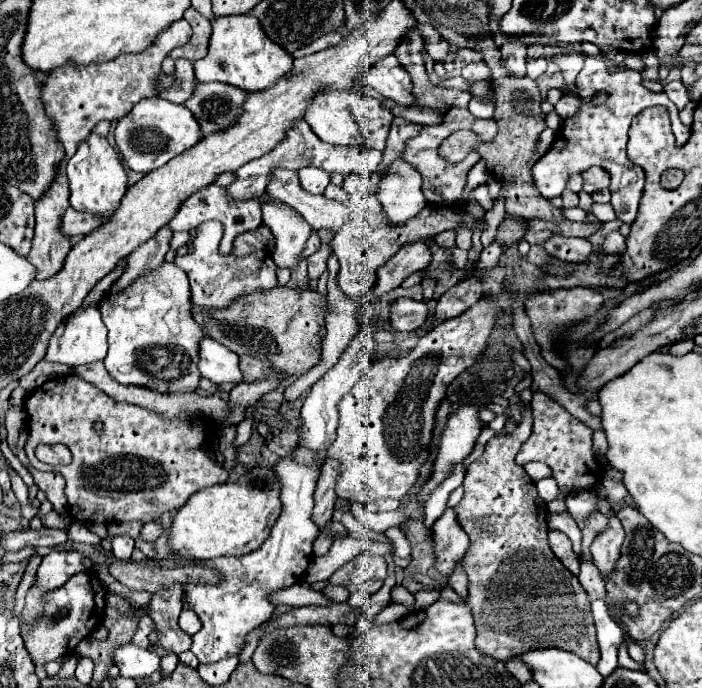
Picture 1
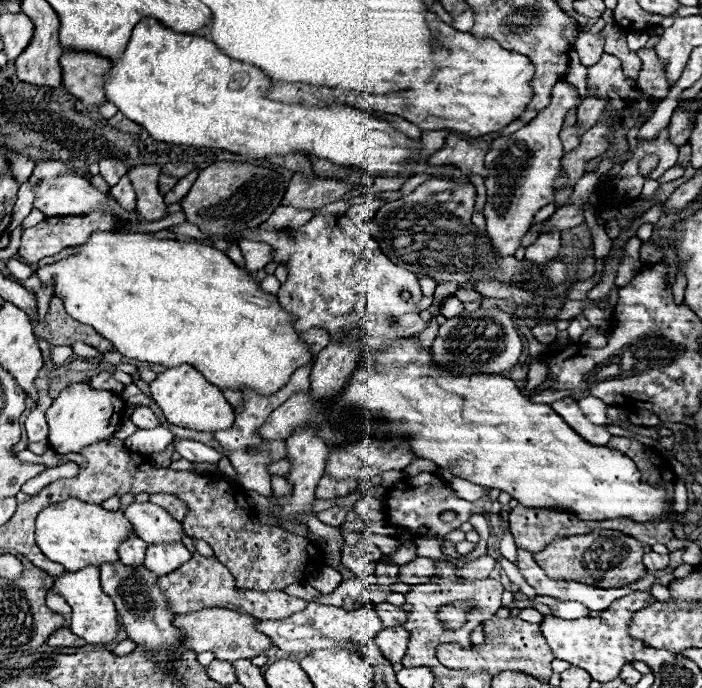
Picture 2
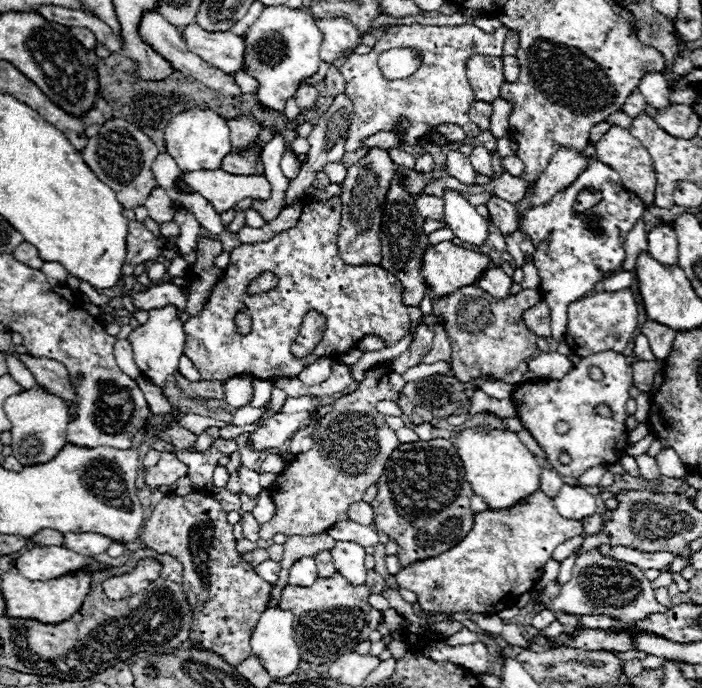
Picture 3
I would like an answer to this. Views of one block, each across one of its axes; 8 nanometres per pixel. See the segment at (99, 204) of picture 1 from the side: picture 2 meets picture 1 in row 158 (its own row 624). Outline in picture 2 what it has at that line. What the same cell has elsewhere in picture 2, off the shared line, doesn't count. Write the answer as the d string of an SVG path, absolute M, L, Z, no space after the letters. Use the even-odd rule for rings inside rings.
M84 568L78 570L76 574L66 572L64 576L54 578L54 590L60 592L66 602L72 608L72 620L70 620L70 630L80 636L82 640L86 640L86 644L110 644L118 632L120 632L120 624L118 624L118 614L114 608L114 602L102 592L100 588L100 570L98 568Z

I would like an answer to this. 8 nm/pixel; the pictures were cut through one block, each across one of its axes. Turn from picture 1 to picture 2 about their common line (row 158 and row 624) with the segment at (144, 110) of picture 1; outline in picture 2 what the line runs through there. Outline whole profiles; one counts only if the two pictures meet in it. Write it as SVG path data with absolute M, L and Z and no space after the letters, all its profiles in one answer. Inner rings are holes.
M120 562L102 564L100 582L102 582L102 590L114 600L130 640L134 640L138 646L144 646L148 652L158 652L164 646L182 646L180 630L172 626L174 614L168 610L168 604L156 586L158 578L150 570L146 570L144 566L128 568Z

